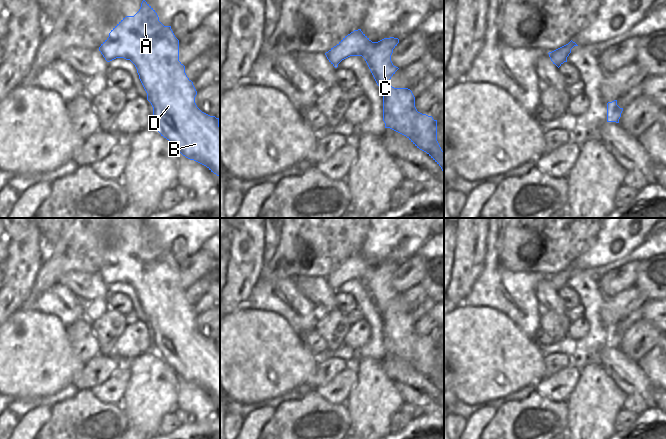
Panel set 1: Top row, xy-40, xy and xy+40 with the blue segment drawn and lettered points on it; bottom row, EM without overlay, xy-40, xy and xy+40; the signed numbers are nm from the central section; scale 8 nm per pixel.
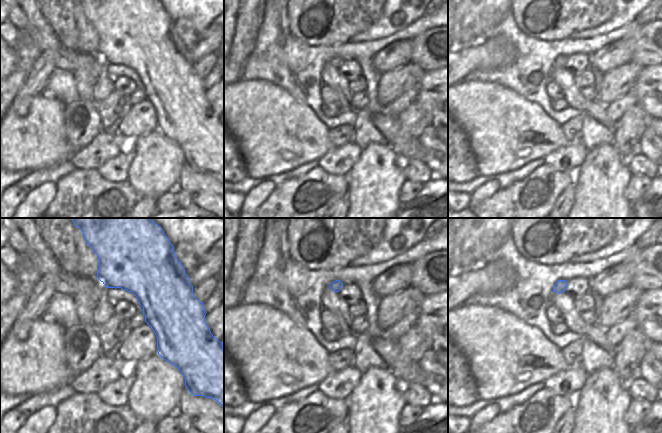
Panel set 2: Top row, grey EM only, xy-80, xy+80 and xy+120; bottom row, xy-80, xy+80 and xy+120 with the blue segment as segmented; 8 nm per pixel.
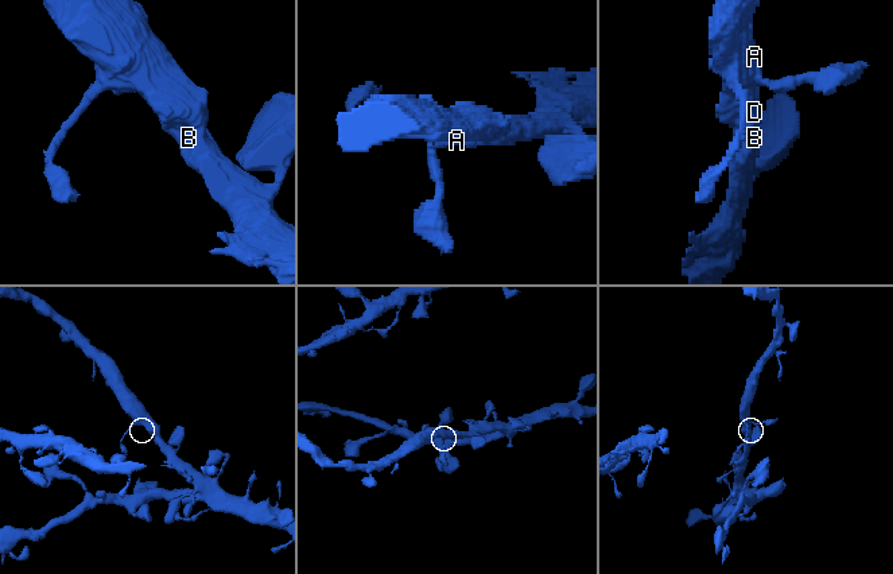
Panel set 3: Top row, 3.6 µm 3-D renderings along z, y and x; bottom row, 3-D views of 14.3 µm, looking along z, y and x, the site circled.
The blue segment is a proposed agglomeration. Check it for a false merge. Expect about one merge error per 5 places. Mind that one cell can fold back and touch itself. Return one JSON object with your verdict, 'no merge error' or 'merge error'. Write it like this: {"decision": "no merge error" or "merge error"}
{"decision": "no merge error"}

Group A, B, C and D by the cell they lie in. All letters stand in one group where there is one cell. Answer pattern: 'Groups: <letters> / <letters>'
Groups: A B C D

